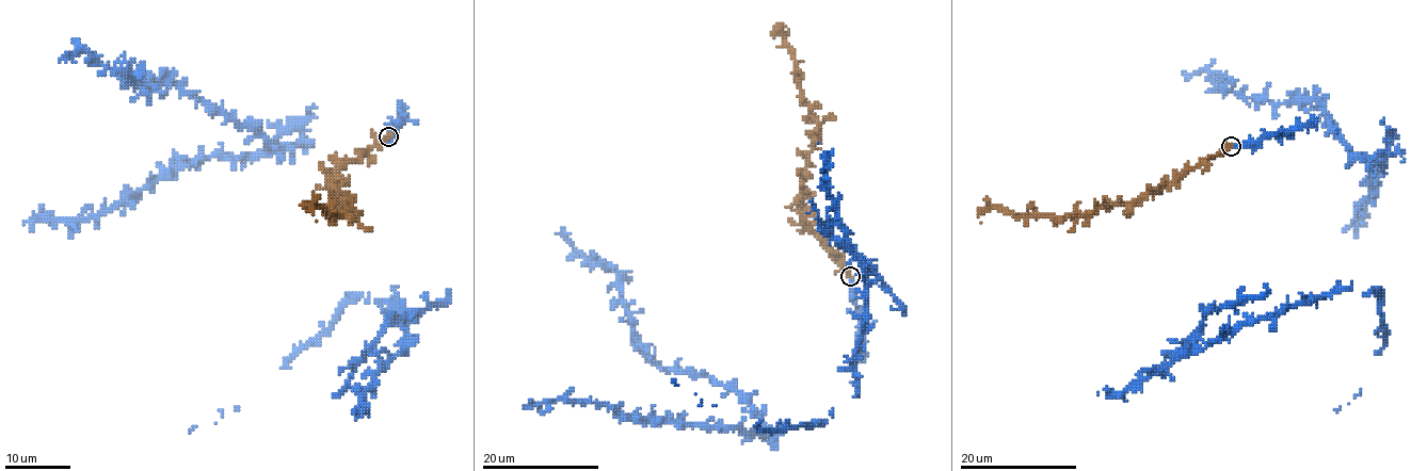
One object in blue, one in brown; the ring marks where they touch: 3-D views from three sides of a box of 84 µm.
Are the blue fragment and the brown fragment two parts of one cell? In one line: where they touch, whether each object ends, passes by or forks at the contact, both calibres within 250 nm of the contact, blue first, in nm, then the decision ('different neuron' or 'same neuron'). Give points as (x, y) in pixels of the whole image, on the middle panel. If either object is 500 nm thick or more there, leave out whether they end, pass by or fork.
at (850, 276); blue ends there; brown ends there; 440 nm thick on the blue side, 440 nm on the other; same neuron

